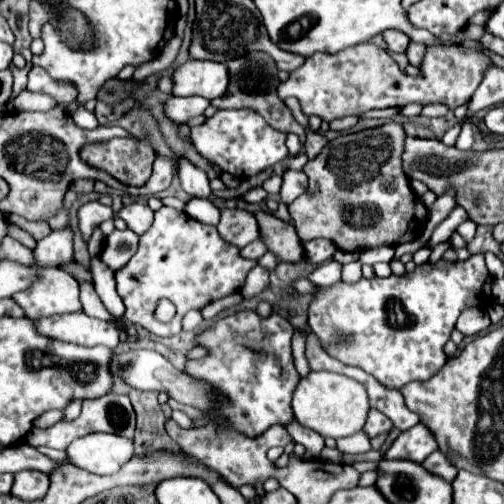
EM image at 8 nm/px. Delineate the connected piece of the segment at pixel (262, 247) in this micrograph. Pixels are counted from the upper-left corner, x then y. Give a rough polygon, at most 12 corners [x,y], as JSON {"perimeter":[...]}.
{"perimeter":[[258,238],[242,250],[242,256],[258,260],[268,252]]}

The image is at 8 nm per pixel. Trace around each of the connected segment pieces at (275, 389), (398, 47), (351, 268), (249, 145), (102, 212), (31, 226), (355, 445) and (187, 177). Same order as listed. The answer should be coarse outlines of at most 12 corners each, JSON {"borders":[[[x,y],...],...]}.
{"borders":[[[250,310],[198,338],[186,372],[220,388],[248,436],[294,418],[294,326]],[[386,30],[392,52],[406,52],[410,38],[400,30]],[[350,262],[344,268],[348,284],[362,278],[362,264]],[[218,110],[190,130],[232,176],[288,156],[286,132],[254,110]],[[86,202],[78,208],[78,230],[88,242],[94,228],[112,220],[110,206]],[[10,216],[10,222],[32,234],[34,240],[50,232],[46,222],[30,222],[20,216]],[[364,430],[336,440],[340,452],[358,454],[370,450]],[[178,158],[182,188],[196,198],[210,196],[210,180],[188,158]]]}

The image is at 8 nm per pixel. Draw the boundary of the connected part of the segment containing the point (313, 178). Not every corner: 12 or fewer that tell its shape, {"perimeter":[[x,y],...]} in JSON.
{"perimeter":[[398,122],[308,160],[302,240],[344,252],[422,236]]}

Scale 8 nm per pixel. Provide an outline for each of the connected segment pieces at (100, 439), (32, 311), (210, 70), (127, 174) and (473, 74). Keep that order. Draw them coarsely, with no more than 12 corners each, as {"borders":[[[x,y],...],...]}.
{"borders":[[[88,434],[66,456],[82,470],[116,474],[134,456],[134,440]],[[46,270],[20,292],[26,316],[54,316],[82,308],[78,282]],[[188,60],[174,72],[174,96],[224,96],[222,62]],[[148,138],[88,144],[82,158],[128,186],[152,174]],[[366,42],[312,54],[278,84],[326,122],[474,94],[490,60],[428,48],[402,74]]]}

